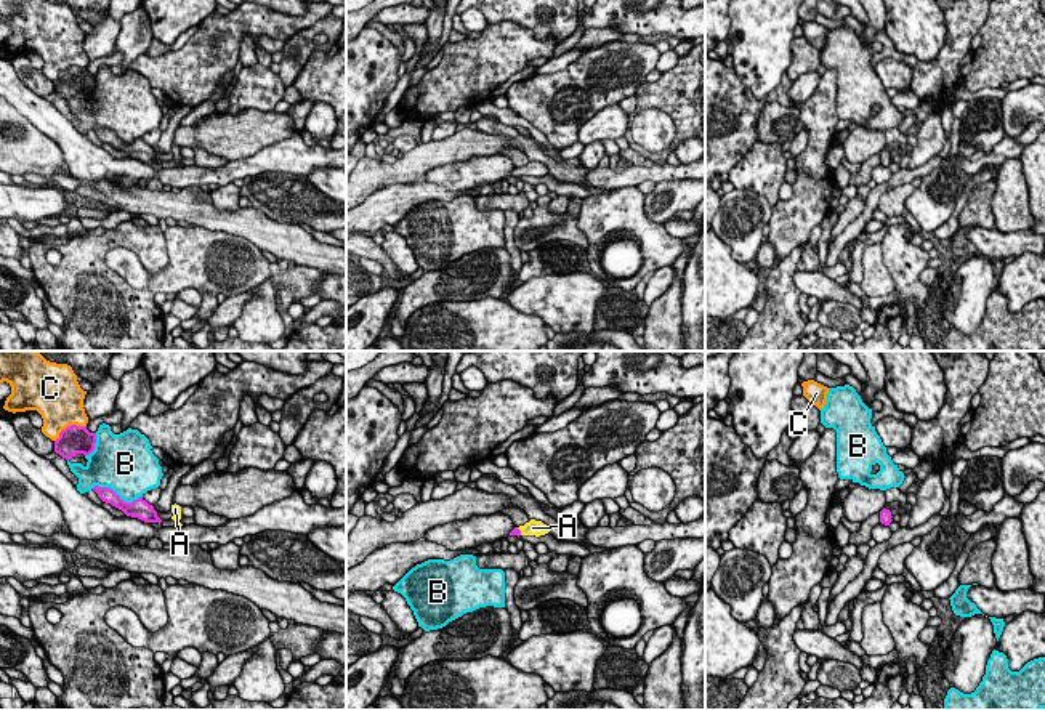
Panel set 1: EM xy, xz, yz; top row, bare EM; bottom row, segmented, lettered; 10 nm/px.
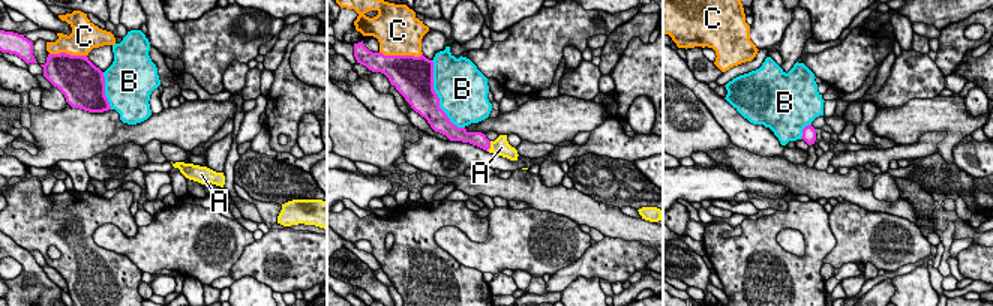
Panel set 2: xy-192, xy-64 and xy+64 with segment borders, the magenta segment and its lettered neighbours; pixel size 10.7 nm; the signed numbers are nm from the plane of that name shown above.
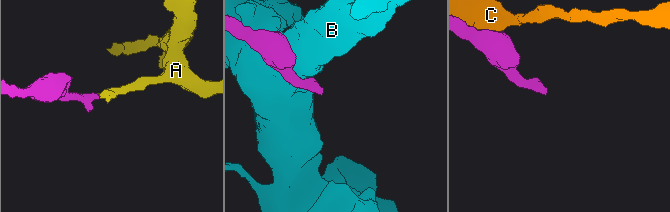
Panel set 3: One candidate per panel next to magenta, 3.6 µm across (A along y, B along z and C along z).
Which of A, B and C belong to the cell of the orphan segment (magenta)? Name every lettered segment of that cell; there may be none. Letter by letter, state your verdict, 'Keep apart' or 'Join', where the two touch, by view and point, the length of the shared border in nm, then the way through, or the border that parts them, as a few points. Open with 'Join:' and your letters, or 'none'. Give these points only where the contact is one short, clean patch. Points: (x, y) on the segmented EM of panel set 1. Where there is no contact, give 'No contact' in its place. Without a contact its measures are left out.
Join: A
A: Join. Touches magenta at xz (520, 531). Shared border 100 nm. Path across: xz (515, 531), (520, 531), (532, 528)
B: Keep apart. Touches magenta at xy (116, 494). Shared border 500 nm
C: Keep apart. Touches magenta at xy (68, 427). Shared border 360 nm

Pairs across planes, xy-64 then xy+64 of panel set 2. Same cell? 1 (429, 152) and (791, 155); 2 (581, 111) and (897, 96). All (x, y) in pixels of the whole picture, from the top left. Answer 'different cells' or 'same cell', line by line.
1: same cell
2: different cells

